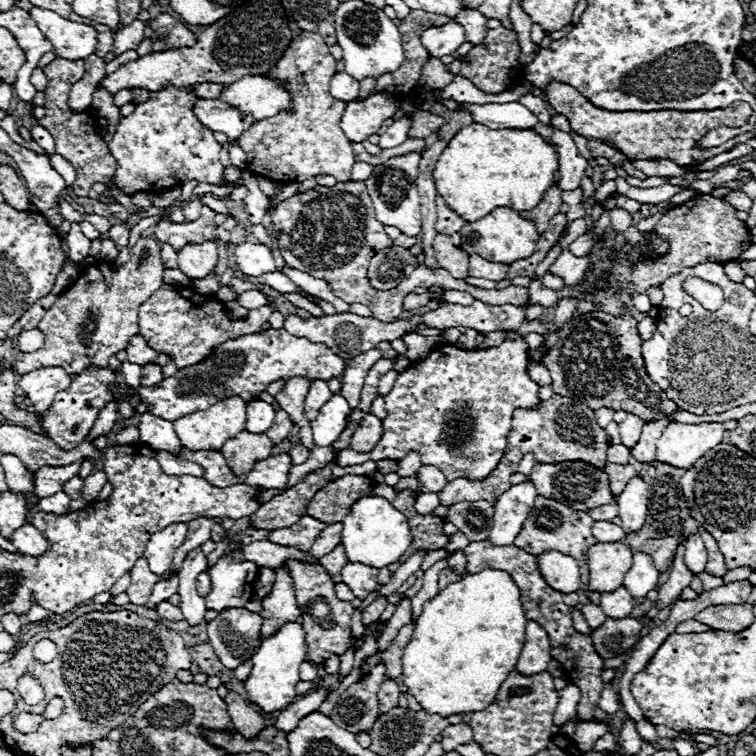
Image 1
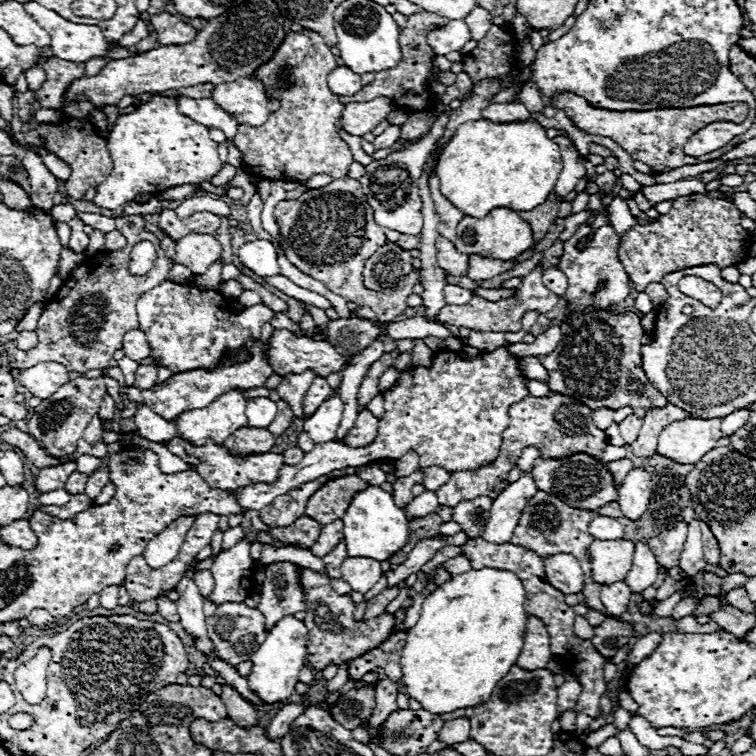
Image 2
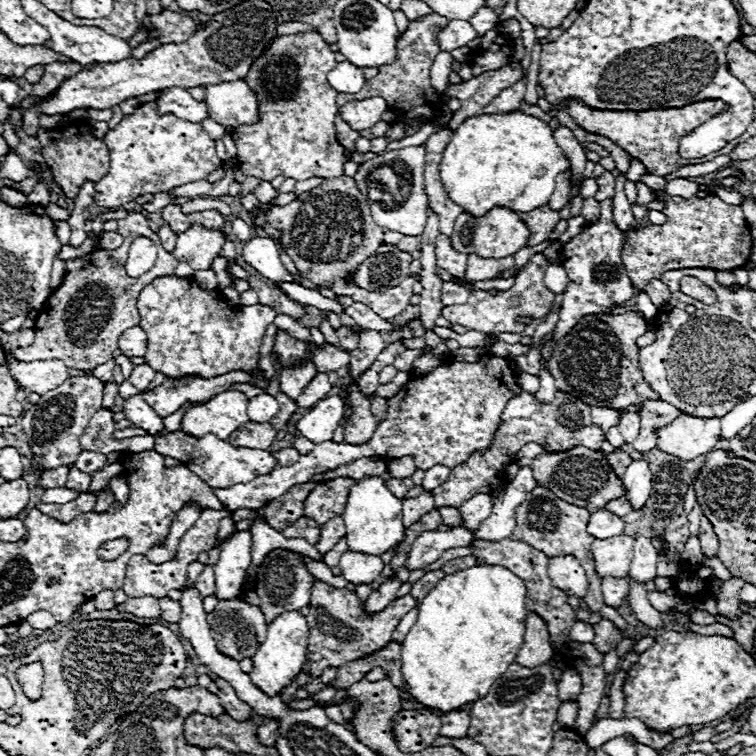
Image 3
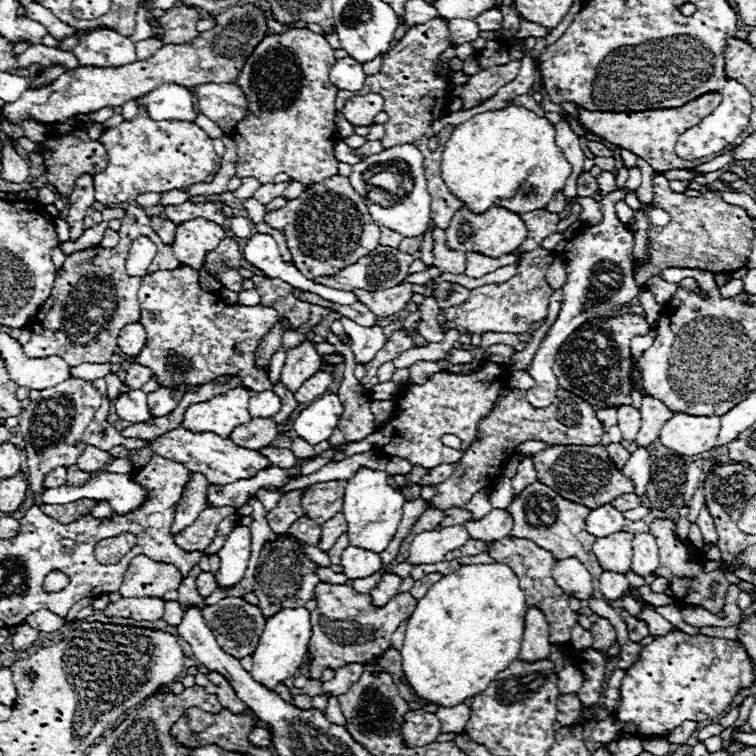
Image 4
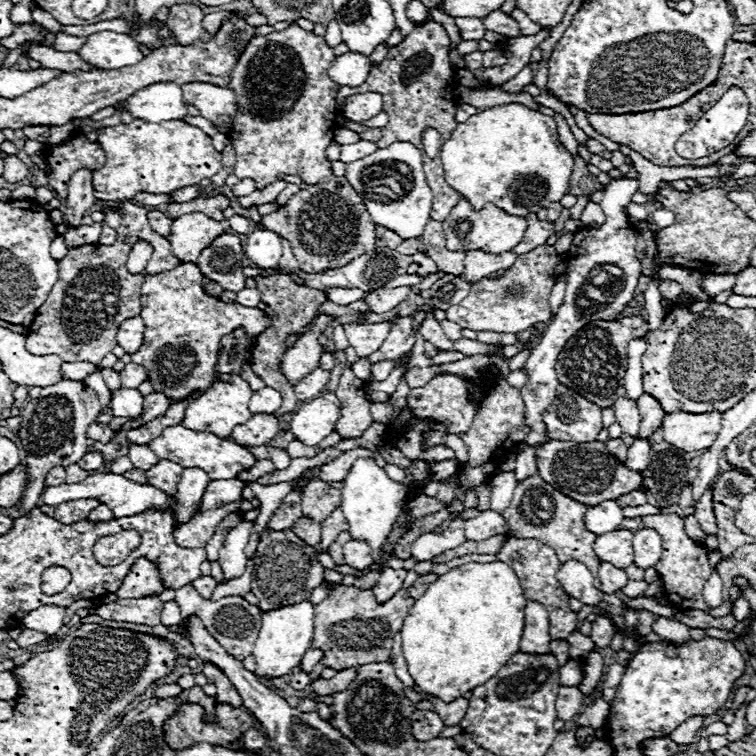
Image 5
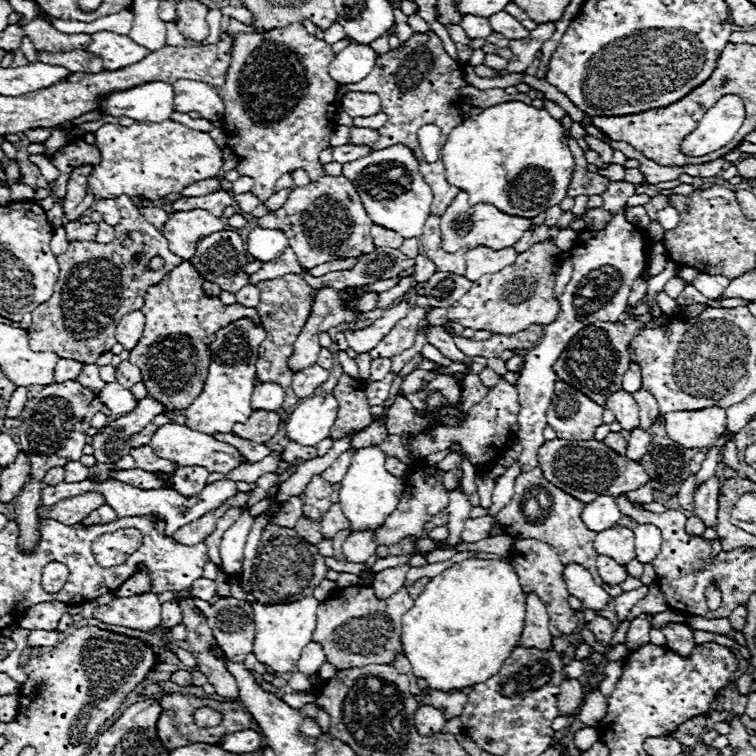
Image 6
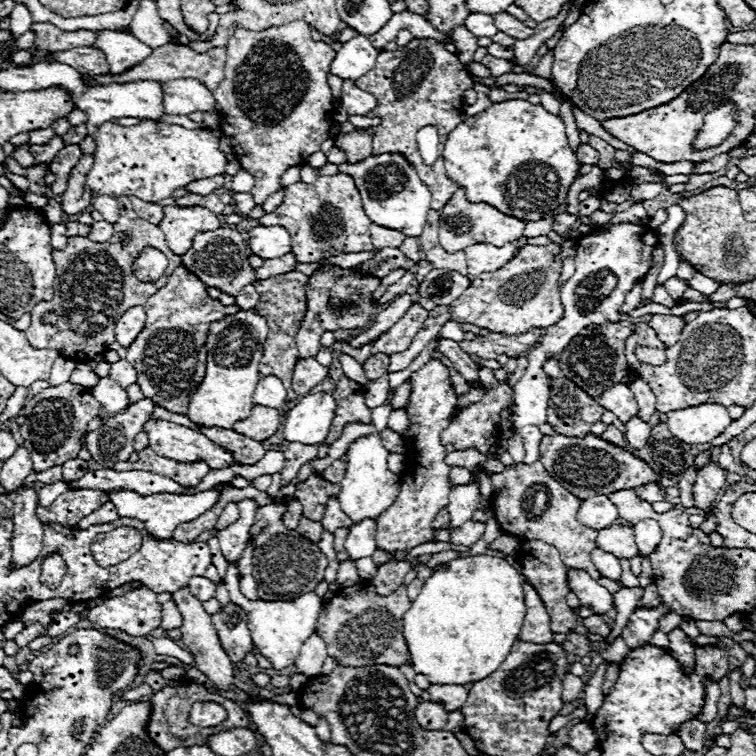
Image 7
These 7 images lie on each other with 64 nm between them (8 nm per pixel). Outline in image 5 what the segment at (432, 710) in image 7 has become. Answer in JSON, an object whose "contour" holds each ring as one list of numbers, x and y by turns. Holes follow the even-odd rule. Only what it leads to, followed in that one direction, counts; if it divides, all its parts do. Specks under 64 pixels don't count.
{"contour":[[416,710,410,716,410,728,412,728,412,736,414,740,426,742,432,738,438,738,438,734,444,728,444,722,440,720,440,716,436,712,430,710]]}

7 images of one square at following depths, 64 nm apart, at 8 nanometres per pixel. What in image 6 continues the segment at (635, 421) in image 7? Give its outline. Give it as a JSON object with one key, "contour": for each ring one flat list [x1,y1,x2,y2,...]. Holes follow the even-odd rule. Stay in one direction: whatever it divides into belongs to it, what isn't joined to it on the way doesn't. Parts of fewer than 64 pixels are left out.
{"contour":[[642,428,632,430,628,434,628,450,626,450,626,456,632,462,642,462,642,456,648,452,648,446,650,446,648,432,644,432]]}

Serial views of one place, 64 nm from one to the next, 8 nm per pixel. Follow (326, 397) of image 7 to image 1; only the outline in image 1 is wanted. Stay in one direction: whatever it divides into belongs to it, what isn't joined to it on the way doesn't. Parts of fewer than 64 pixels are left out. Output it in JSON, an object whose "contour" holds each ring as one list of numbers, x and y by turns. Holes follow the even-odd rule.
{"contour":[[332,394,332,398,320,408,316,420,310,422,312,434,314,434,314,444,330,446,334,440,338,440,338,436,342,434,342,430,348,424,350,412,352,410,350,410,348,402,340,394]]}

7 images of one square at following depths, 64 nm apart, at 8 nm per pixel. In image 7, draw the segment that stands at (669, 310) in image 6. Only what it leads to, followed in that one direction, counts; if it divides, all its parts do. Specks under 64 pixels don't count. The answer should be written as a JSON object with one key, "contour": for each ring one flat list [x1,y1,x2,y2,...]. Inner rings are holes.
{"contour":[[656,286,650,300,656,302,656,304,662,304,662,306,666,306,666,308,674,308,674,306,676,306,676,300,668,296,668,292,664,290,664,286]]}

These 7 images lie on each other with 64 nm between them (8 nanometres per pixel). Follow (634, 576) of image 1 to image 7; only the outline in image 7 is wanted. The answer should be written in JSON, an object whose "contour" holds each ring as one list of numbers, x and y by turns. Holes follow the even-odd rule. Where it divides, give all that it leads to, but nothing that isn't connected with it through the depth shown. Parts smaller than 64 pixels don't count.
{"contour":[[642,520,638,524,632,526,634,528,634,536,636,536,636,546,640,556,650,556,652,550,658,548,660,540,662,540,662,530,658,526,658,522,654,520]]}

